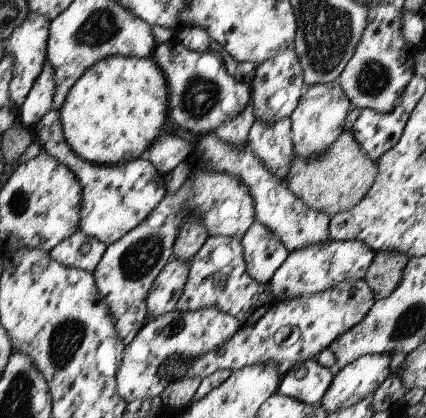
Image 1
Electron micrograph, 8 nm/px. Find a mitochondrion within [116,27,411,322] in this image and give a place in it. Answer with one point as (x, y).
(373, 80)

